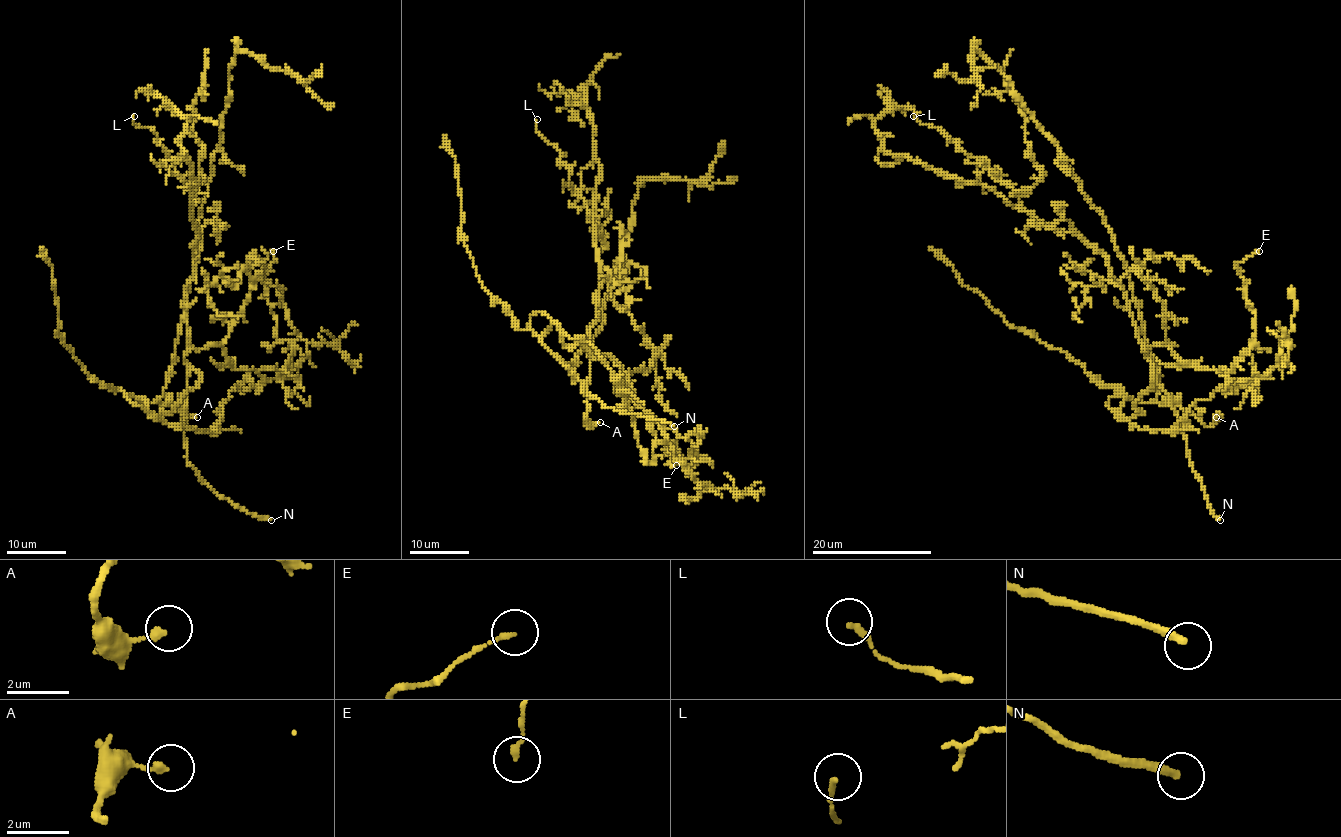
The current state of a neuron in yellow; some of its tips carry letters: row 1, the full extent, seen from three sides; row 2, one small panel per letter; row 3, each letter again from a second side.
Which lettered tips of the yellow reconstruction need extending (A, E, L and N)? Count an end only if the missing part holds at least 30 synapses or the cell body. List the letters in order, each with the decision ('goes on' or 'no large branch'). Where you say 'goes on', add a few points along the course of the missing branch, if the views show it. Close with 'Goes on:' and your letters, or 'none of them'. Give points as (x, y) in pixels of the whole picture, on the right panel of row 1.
A: no large branch
E: no large branch
L: no large branch
N: goes on
Goes on: N

